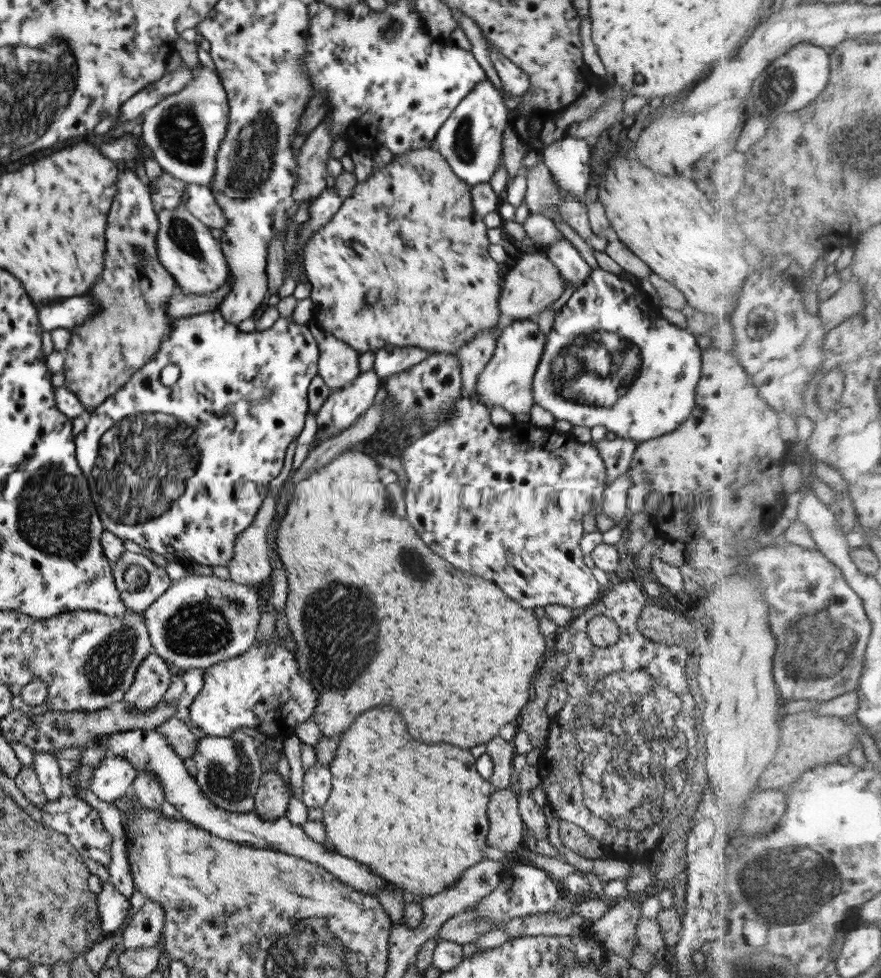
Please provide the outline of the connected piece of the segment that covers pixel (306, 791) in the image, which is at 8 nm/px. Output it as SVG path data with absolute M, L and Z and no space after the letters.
M314 763L307 770L303 770L300 801L306 807L320 807L328 797L330 778L329 769L318 763Z

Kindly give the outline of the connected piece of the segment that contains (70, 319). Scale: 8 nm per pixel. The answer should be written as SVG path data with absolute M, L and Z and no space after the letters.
M83 295L43 302L36 308L39 326L43 331L50 332L56 328L71 330L75 326L81 326L99 310L99 303L95 303L89 295Z

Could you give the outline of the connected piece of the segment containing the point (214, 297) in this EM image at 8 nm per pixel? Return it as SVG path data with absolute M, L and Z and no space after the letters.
M227 276L225 284L221 284L221 288L217 288L217 290L213 290L213 294L201 296L201 294L187 295L183 292L177 292L177 294L167 297L167 301L165 301L165 314L176 319L218 310L223 295L229 291L229 287L231 287L231 276Z

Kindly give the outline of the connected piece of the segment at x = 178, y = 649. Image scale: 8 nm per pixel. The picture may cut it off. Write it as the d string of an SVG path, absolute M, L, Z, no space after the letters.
M186 575L171 582L170 586L142 612L142 620L152 651L156 656L177 668L205 669L208 666L236 658L249 651L255 642L259 613L262 604L258 587L248 588L234 584L231 580L220 580L215 576Z

